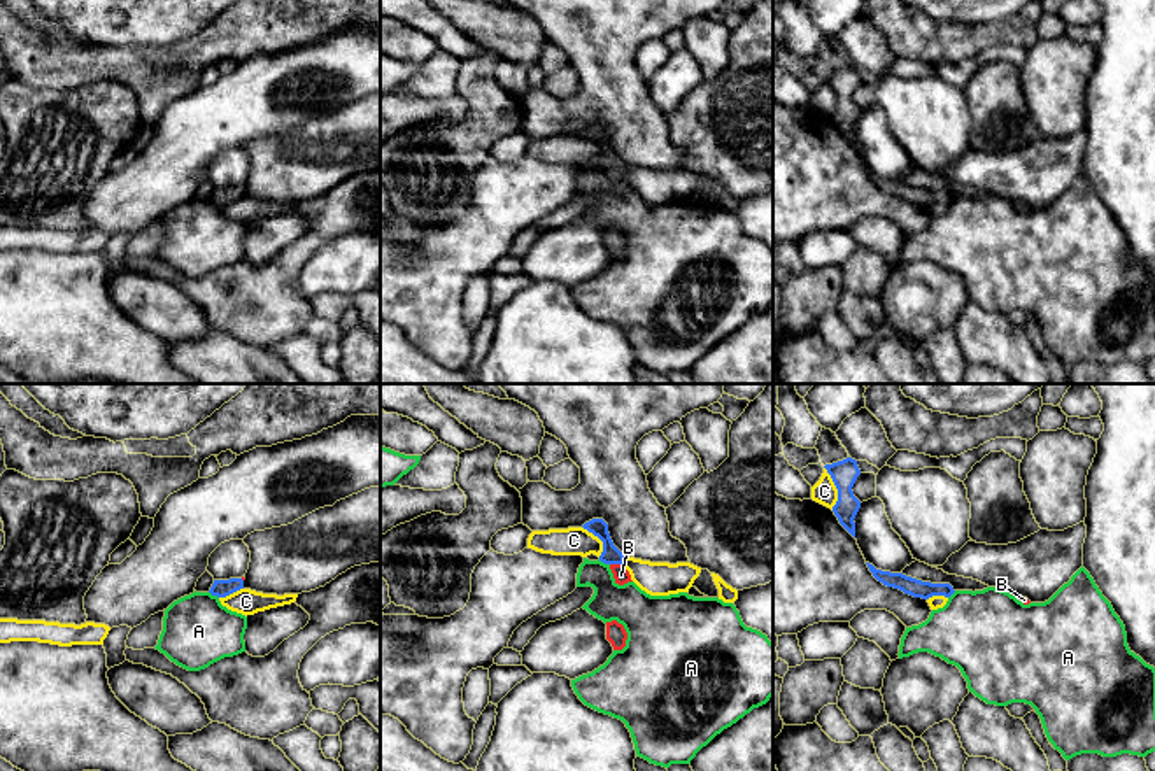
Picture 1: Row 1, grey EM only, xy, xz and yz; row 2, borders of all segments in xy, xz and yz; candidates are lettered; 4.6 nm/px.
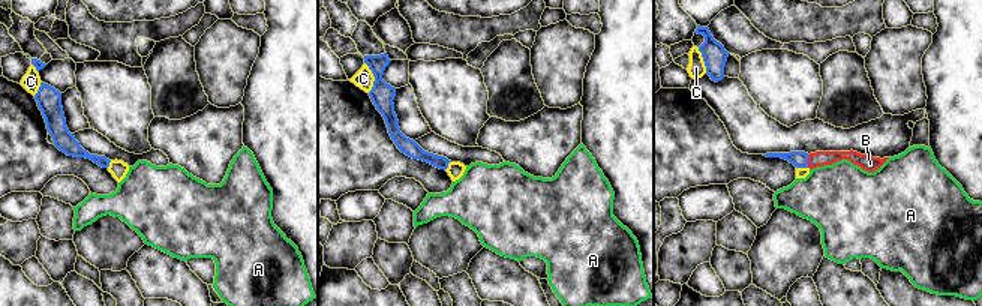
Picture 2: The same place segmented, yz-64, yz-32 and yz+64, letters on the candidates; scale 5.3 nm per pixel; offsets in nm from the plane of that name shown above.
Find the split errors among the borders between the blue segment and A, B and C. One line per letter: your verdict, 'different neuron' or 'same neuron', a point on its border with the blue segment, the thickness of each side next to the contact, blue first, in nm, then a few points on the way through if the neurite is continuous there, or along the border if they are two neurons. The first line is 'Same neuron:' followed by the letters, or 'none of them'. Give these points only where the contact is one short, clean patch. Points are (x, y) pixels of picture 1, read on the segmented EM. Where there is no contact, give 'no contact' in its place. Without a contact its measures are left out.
Same neuron: B
A: different neuron | xz (603, 561) | 90/190 nm | along xz (598, 559), (609, 565)
B: same neuron | xz (616, 563) | 90/70 nm | across xz (610, 554), (616, 563), (621, 575)
C: different neuron | yz (836, 488) | 120/110 nm

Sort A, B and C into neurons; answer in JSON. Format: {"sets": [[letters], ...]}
{"sets": [["A"], ["B"], ["C"]]}

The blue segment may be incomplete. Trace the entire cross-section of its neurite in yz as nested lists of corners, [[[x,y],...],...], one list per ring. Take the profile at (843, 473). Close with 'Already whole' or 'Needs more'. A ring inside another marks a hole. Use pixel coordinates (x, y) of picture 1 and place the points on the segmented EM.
[[[847,457],[843,461],[826,464],[824,466],[831,475],[836,489],[838,489],[838,501],[833,506],[834,515],[838,517],[840,524],[855,538],[855,515],[861,508],[861,501],[854,496],[854,484],[861,475],[857,461]]]. Already whole

